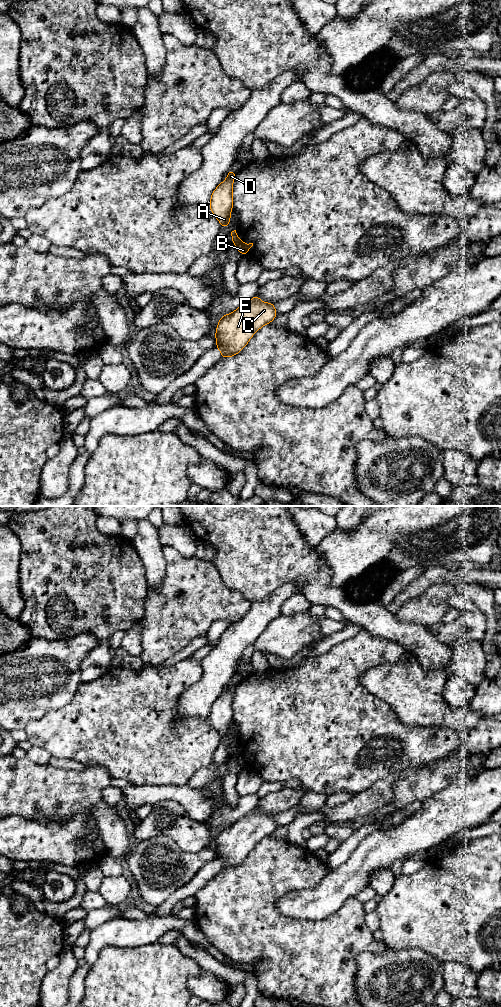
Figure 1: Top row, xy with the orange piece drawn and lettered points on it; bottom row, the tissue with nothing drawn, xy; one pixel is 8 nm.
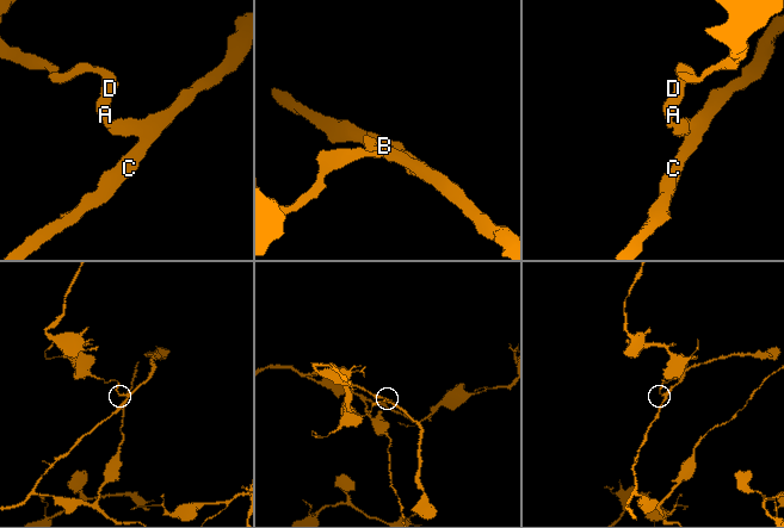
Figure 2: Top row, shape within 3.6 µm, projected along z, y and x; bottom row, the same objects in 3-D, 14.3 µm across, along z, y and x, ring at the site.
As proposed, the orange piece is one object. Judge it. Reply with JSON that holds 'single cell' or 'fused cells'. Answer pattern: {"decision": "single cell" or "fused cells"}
{"decision": "fused cells"}

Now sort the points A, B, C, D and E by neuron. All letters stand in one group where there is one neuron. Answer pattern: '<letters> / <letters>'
A D / B C E

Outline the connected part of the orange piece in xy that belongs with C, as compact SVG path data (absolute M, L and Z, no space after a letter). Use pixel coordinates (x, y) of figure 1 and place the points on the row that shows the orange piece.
M258 294L232 313L221 316L214 334L221 359L241 352L252 336L276 316L275 304L262 302Z

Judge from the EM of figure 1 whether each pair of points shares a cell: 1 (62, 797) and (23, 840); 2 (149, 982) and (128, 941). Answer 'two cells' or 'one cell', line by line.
1: two cells
2: two cells

